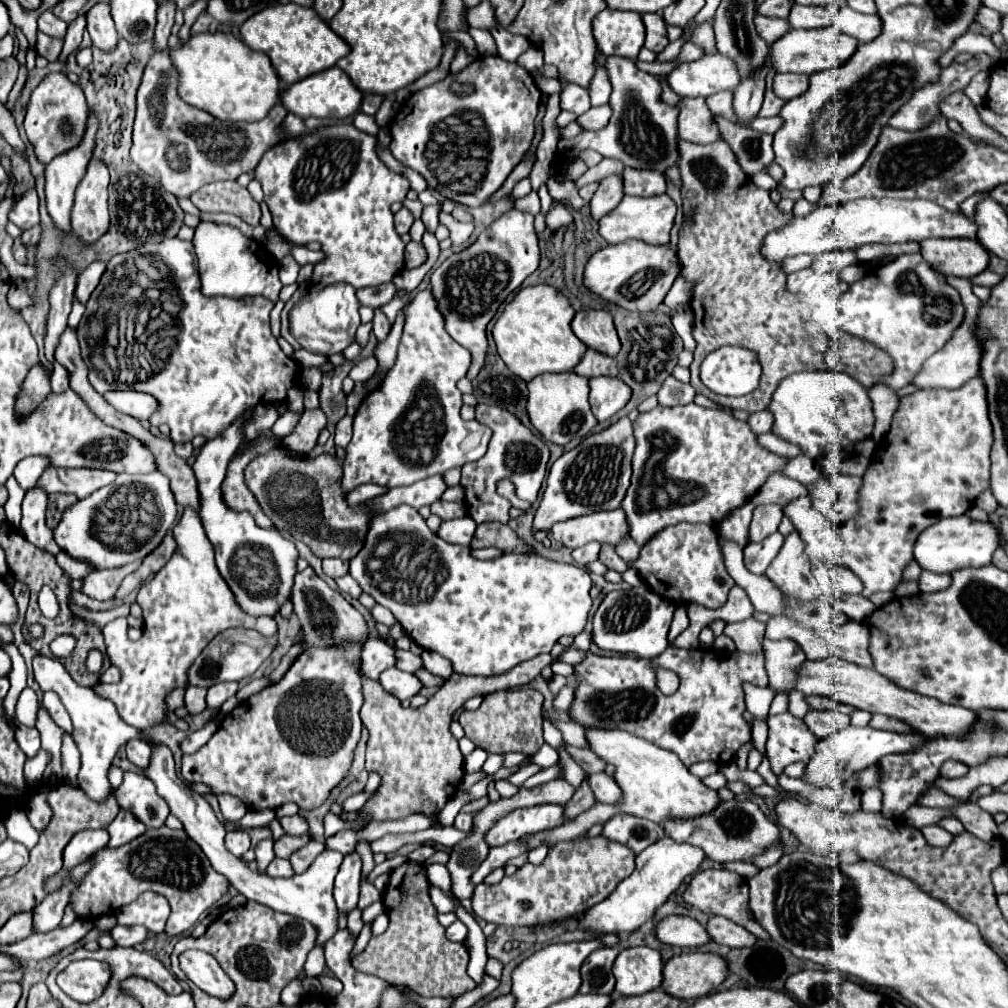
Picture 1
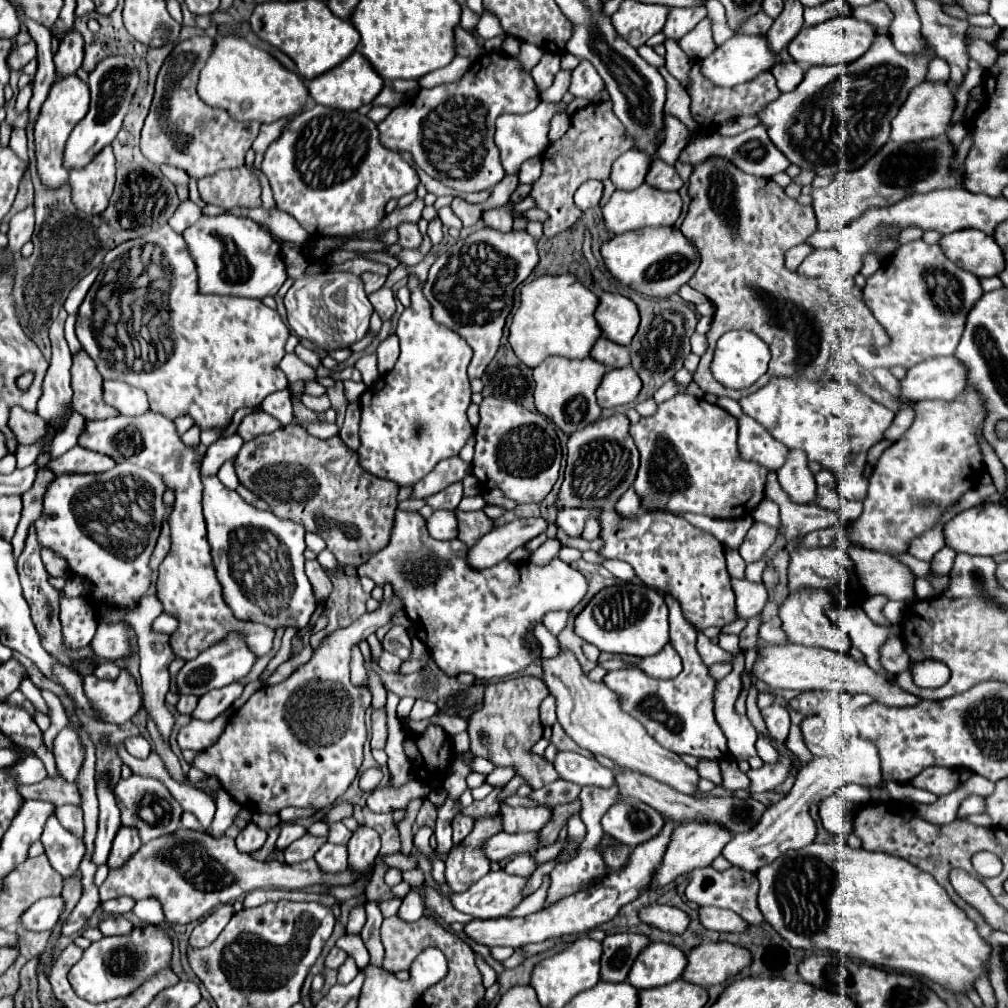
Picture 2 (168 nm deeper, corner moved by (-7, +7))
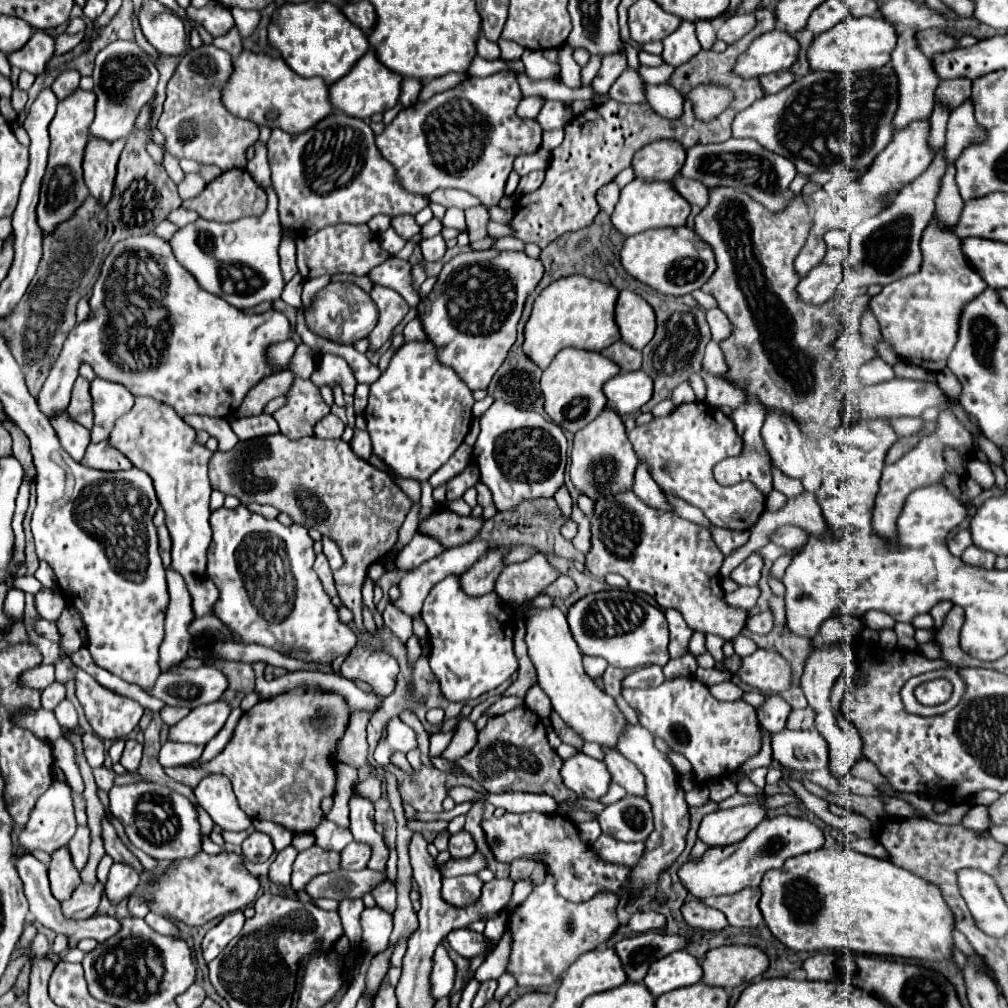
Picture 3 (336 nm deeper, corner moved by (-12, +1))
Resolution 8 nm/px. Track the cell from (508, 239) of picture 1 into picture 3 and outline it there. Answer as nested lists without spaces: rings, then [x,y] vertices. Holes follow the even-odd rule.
[[[492,248],[482,252],[466,250],[454,256],[448,264],[444,264],[432,292],[416,306],[422,328],[428,340],[434,344],[440,364],[452,368],[470,390],[486,390],[492,376],[506,360],[508,350],[516,342],[516,328],[526,298],[538,286],[542,274],[544,274],[542,262],[528,258],[524,252],[496,252]]]

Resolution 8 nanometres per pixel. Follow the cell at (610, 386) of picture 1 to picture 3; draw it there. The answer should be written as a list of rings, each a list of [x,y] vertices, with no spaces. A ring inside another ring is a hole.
[[[644,370],[622,372],[614,376],[604,386],[604,394],[608,398],[608,408],[614,408],[618,414],[632,414],[640,410],[652,398],[654,382]]]

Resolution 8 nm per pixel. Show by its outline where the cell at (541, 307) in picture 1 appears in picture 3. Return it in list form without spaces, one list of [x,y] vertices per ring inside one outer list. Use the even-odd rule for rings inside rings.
[[[580,274],[552,282],[536,298],[532,316],[524,328],[526,356],[530,356],[530,360],[534,360],[544,370],[548,368],[552,358],[566,346],[602,352],[604,348],[620,340],[620,328],[614,320],[616,300],[618,290],[612,284],[590,280]]]

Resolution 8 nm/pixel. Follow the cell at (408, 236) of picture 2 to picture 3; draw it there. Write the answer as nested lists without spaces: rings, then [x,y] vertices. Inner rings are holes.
[[[410,214],[394,216],[394,218],[390,220],[390,226],[392,226],[404,240],[408,240],[408,238],[412,238],[414,234],[420,232],[420,226],[414,222],[414,216],[410,216]]]

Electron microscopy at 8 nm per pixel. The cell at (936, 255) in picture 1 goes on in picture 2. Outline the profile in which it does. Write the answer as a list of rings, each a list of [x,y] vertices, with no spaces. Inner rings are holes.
[[[959,230],[957,234],[941,236],[939,246],[941,246],[941,250],[945,252],[945,256],[947,256],[951,262],[955,262],[955,264],[961,266],[963,270],[975,274],[977,278],[997,276],[997,274],[1005,268],[1005,258],[1003,258],[1001,248],[999,248],[997,242],[993,240],[993,236],[981,234],[981,230]]]

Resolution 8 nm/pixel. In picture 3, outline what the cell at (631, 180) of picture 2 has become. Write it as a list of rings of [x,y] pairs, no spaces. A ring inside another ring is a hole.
[[[656,140],[634,154],[632,168],[644,180],[672,180],[686,160],[686,150],[676,140]]]

